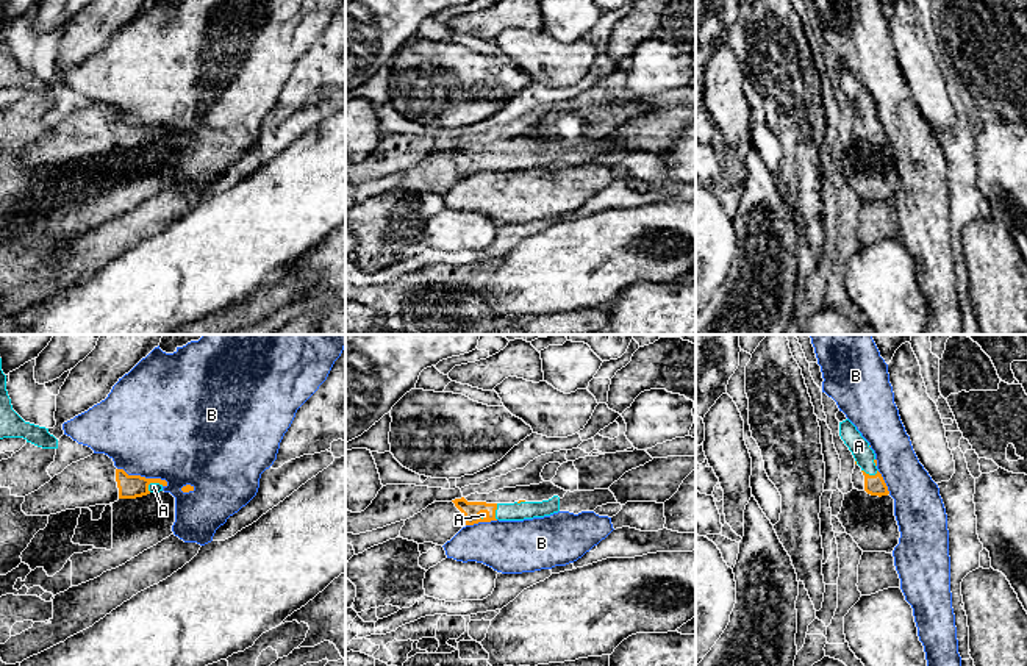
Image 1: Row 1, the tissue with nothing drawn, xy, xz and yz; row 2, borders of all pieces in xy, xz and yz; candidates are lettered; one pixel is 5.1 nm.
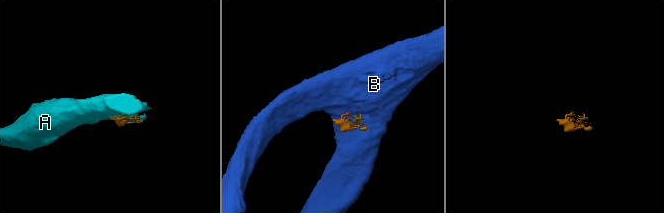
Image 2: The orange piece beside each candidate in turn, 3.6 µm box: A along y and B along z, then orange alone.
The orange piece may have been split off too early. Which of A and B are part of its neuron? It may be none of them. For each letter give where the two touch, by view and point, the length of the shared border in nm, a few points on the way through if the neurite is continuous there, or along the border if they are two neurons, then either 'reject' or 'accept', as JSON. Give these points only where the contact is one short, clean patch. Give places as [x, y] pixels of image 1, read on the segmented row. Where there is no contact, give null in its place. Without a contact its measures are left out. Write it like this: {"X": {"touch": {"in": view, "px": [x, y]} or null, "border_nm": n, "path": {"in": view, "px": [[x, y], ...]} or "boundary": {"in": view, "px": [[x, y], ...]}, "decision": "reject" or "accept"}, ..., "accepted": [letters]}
{"A": {"touch": {"in": "yz", "px": [868, 474]}, "border_nm": 90, "decision": "reject"}, "B": {"touch": {"in": "xy", "px": [144, 477]}, "border_nm": 280, "decision": "reject"}, "accepted": []}

